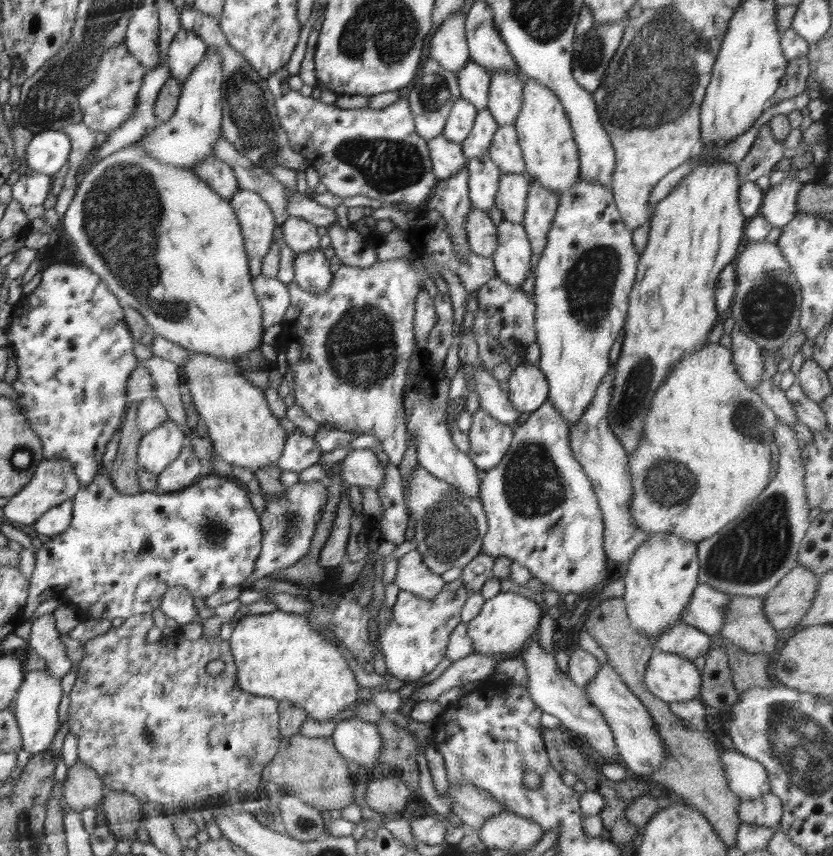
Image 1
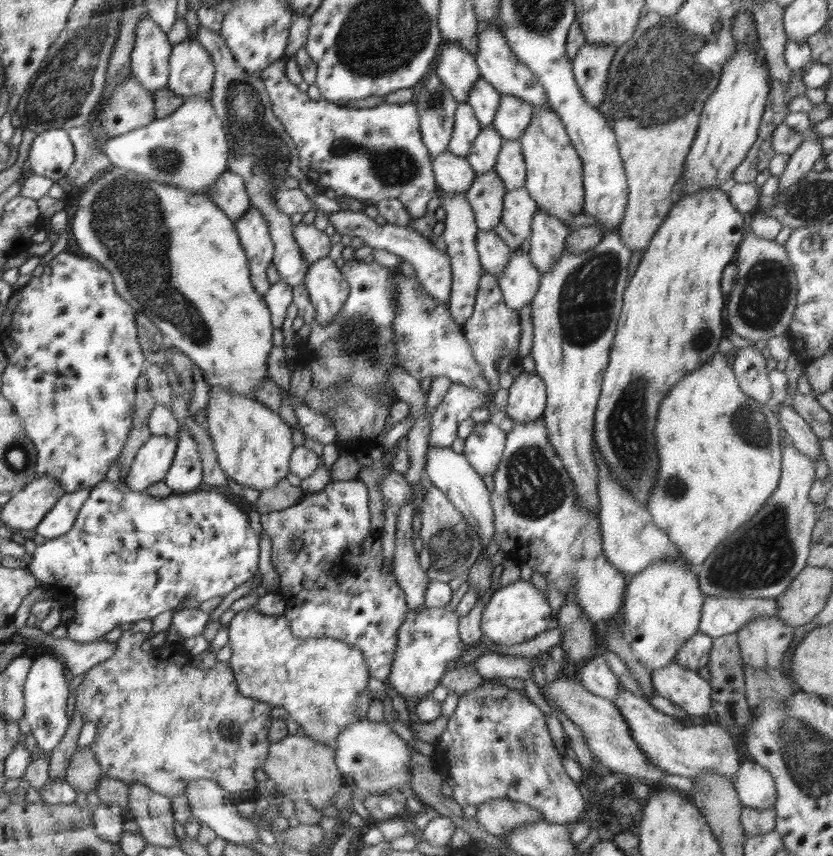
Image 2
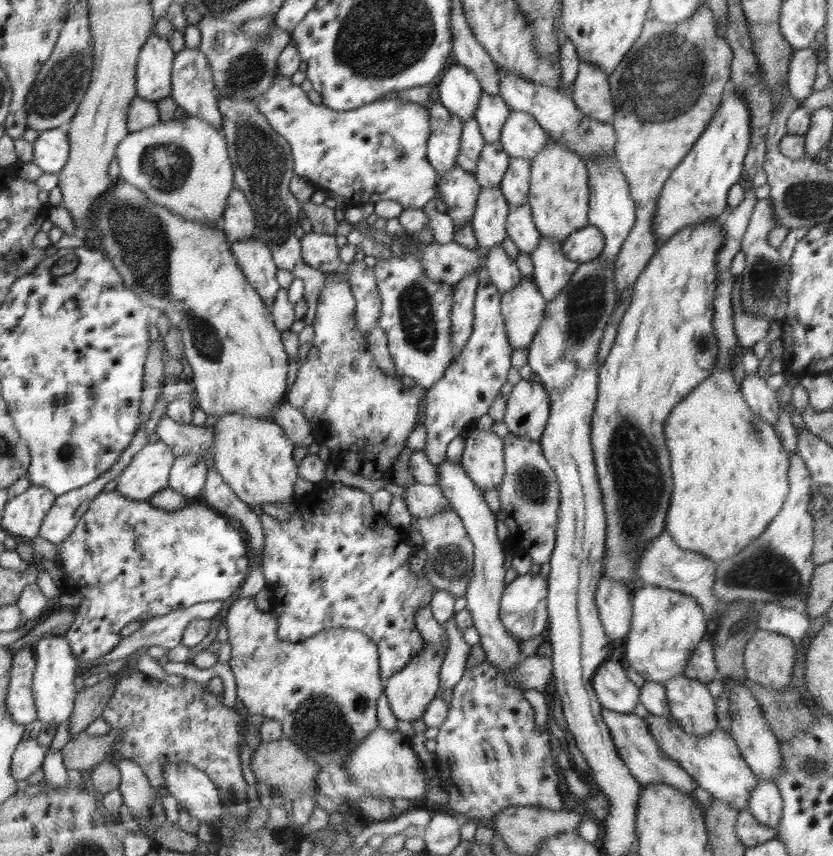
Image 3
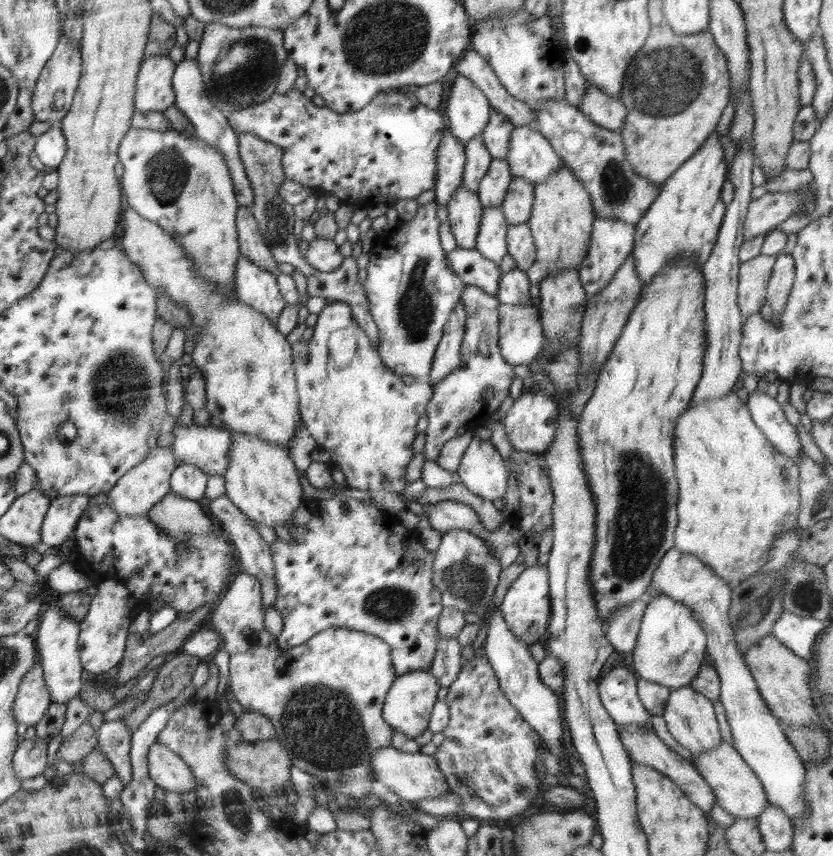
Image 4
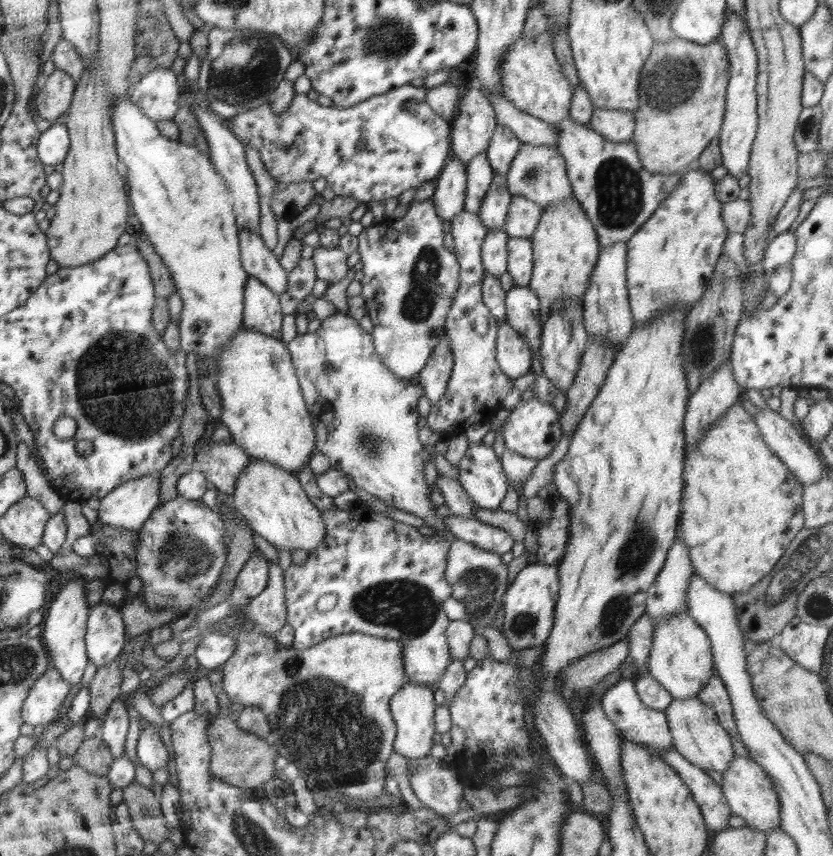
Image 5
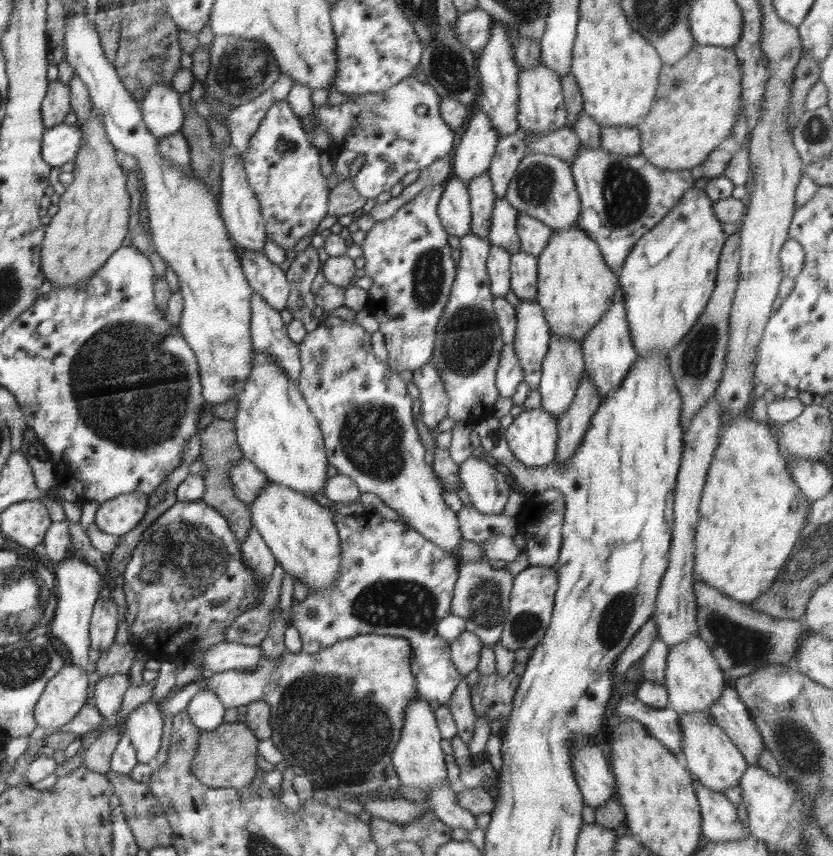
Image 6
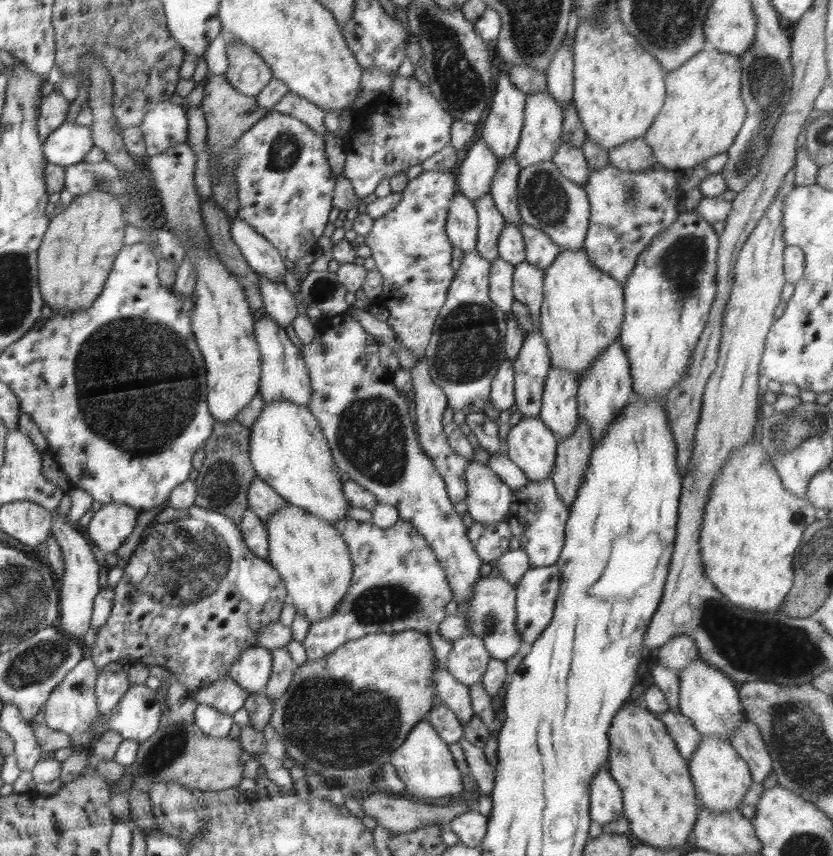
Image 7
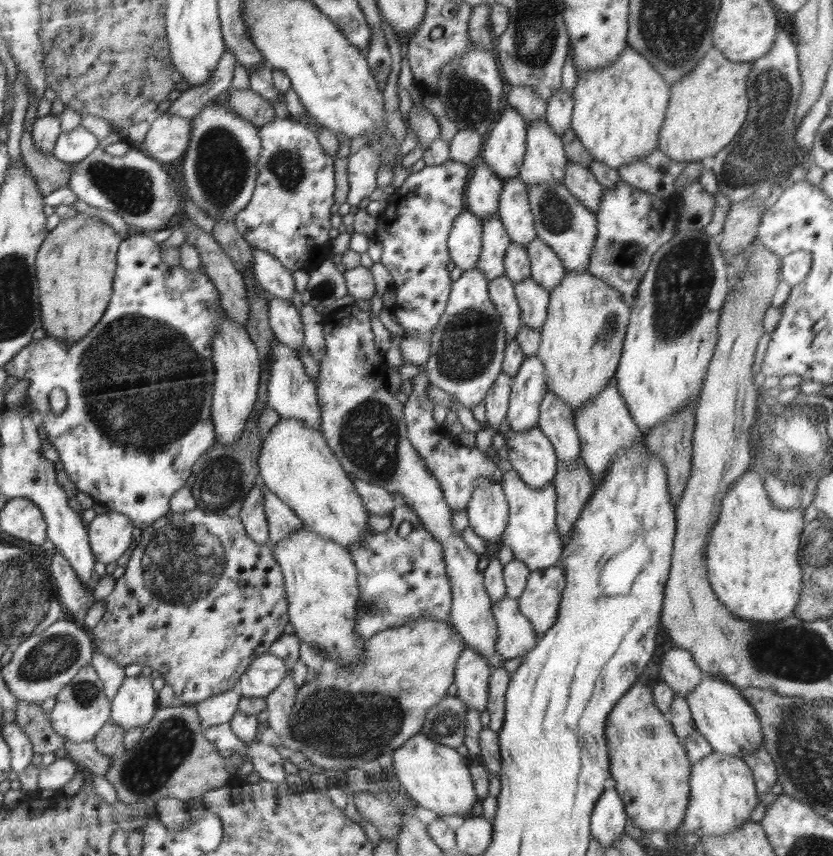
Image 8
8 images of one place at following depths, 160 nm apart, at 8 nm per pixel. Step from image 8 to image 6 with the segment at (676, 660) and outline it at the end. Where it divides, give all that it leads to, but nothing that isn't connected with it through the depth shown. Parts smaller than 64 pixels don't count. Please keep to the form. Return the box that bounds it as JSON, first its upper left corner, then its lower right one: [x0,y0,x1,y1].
[652,395,722,648]

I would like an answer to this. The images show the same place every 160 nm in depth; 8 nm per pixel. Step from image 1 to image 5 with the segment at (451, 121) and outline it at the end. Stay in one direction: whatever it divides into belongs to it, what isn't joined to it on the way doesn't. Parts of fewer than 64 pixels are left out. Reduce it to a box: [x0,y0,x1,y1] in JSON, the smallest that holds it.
[463,152,495,215]

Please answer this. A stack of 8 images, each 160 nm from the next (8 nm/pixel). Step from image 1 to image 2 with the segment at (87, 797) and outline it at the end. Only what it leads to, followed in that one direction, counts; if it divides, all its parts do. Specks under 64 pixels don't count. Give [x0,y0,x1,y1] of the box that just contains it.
[64,747,104,794]

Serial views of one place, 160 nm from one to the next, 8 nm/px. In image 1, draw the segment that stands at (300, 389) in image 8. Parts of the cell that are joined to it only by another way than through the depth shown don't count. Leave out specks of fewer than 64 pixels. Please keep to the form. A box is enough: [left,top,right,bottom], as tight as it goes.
[229,186,278,278]

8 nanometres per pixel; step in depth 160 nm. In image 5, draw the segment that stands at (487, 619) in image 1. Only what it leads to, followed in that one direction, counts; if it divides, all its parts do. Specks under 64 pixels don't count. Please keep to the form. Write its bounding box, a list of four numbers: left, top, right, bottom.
[501,563,559,652]

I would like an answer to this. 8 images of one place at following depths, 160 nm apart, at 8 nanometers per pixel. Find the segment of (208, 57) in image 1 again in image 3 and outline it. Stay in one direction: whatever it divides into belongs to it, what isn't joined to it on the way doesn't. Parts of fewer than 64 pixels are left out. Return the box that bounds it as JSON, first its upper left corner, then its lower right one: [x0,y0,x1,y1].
[115,114,235,225]

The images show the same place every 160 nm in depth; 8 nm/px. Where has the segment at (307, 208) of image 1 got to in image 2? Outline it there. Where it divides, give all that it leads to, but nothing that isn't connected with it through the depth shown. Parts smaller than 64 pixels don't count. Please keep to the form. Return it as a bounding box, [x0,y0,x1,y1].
[326,212,451,306]

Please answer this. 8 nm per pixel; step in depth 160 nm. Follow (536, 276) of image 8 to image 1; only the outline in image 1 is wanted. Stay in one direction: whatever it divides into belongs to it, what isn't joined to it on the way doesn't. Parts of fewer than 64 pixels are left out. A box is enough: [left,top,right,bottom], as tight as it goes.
[488,124,525,174]

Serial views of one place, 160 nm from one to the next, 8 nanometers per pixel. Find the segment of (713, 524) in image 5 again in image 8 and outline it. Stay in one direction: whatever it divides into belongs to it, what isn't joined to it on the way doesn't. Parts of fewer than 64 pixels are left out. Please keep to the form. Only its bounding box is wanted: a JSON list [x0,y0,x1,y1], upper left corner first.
[707,467,805,623]

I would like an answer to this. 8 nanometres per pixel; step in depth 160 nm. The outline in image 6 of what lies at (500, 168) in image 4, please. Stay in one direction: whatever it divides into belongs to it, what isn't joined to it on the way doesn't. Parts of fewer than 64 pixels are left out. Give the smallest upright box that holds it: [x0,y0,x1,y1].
[489,198,521,255]

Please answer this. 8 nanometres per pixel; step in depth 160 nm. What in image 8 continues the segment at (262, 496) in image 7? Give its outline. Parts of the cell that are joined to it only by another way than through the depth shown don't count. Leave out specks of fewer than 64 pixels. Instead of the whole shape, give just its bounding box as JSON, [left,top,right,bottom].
[264,489,304,546]

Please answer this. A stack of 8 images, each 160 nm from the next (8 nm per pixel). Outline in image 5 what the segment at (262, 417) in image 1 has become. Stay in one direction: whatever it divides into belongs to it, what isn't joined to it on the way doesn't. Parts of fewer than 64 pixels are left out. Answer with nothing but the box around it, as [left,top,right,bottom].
[230,458,327,553]

